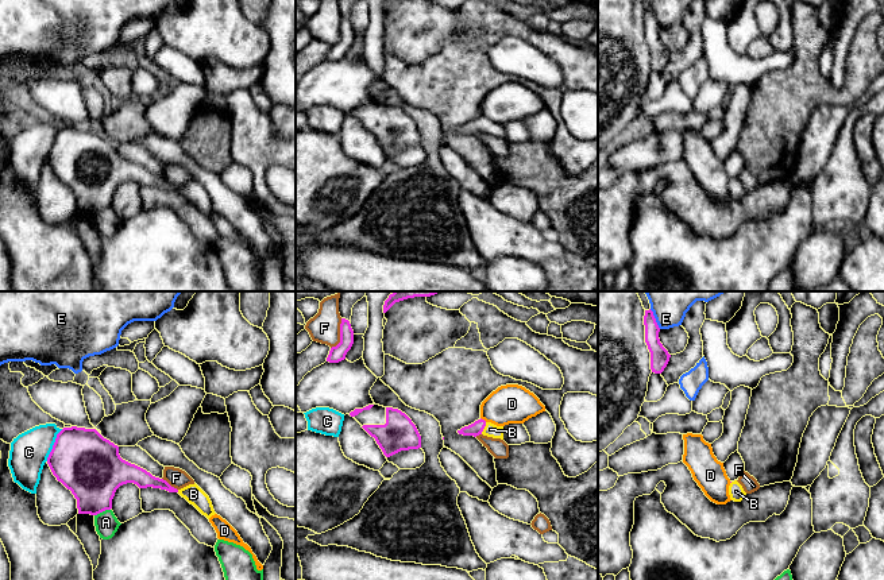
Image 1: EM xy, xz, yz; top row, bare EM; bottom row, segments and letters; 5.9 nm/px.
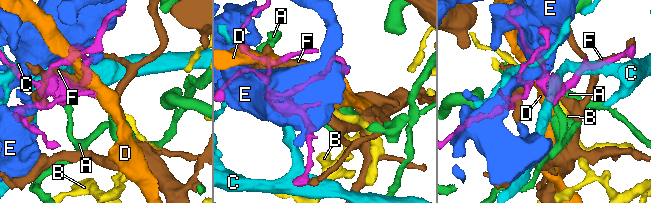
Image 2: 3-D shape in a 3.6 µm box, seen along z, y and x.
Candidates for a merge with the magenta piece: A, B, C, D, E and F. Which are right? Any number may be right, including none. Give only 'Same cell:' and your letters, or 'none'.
Same cell: B

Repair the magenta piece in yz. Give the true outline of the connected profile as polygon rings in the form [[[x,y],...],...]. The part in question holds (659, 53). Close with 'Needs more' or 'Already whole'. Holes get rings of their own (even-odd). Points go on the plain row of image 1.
[[[651,7],[645,8],[644,23],[645,23],[645,40],[651,50],[651,67],[655,71],[661,71],[667,65],[671,53],[660,40],[659,36],[660,26]]]. Already whole

